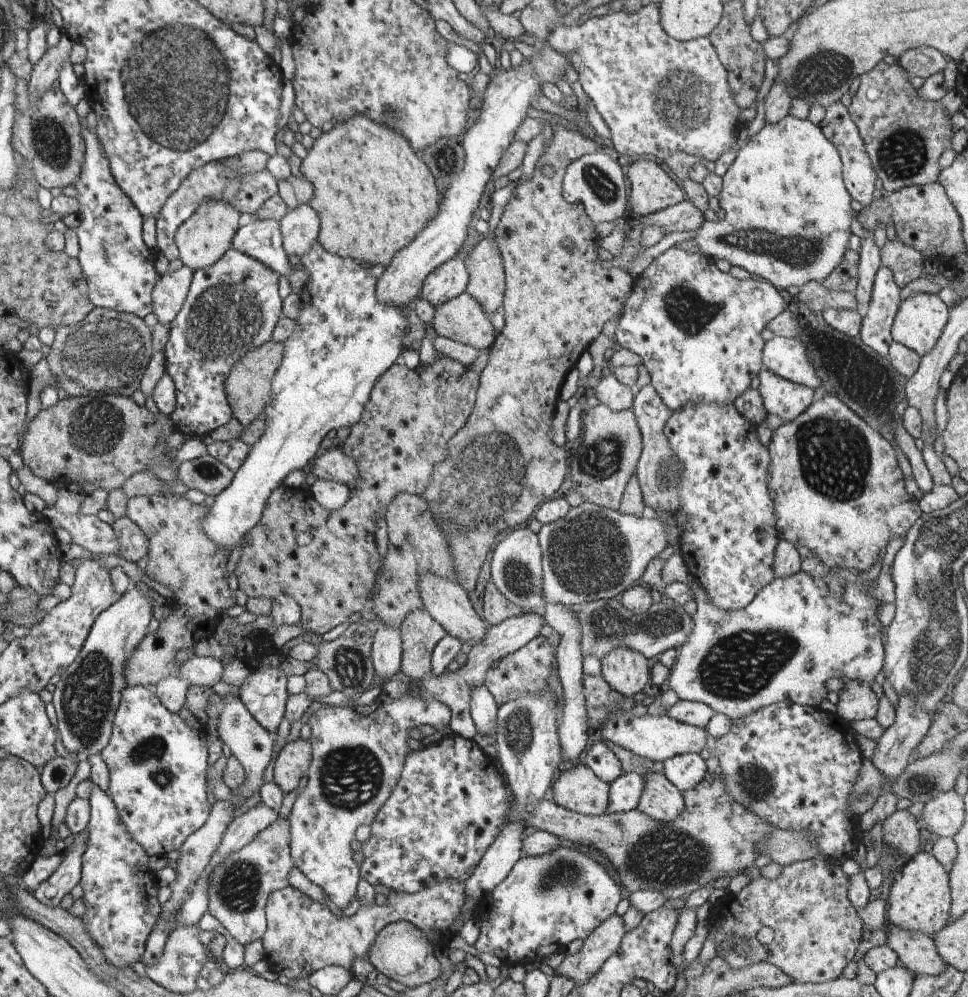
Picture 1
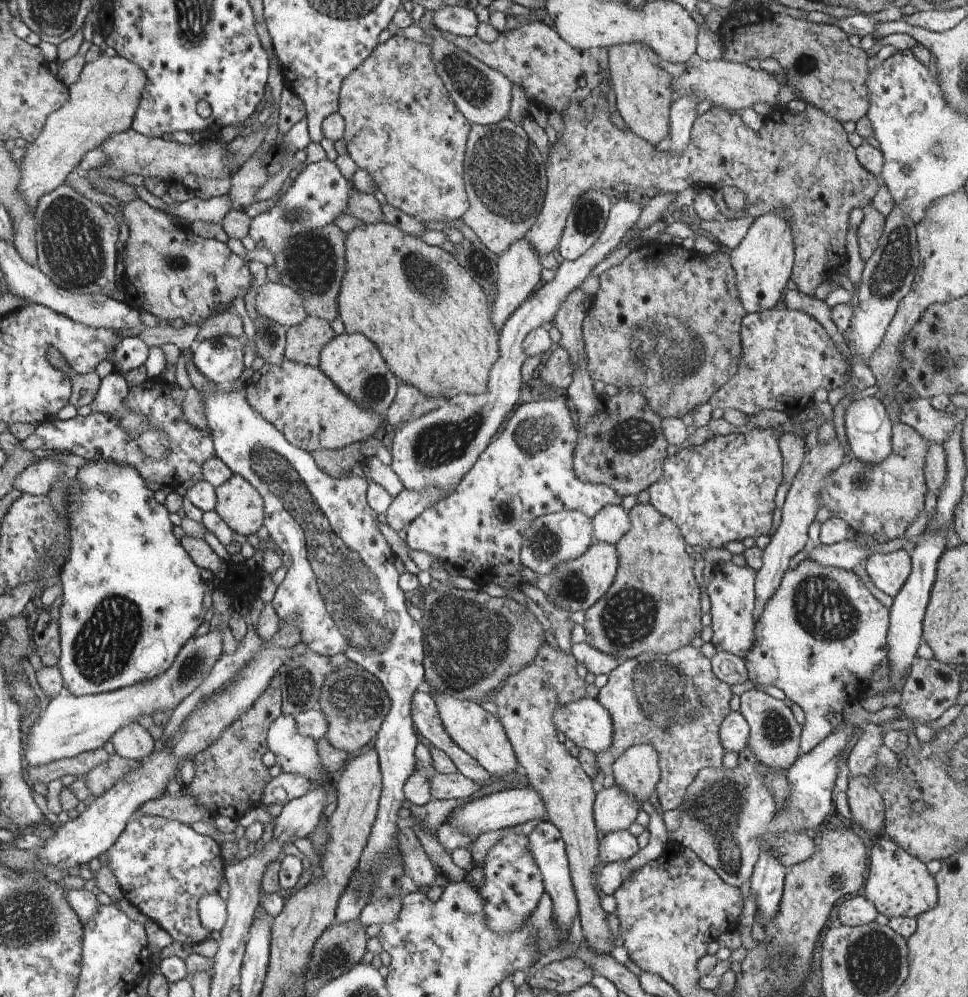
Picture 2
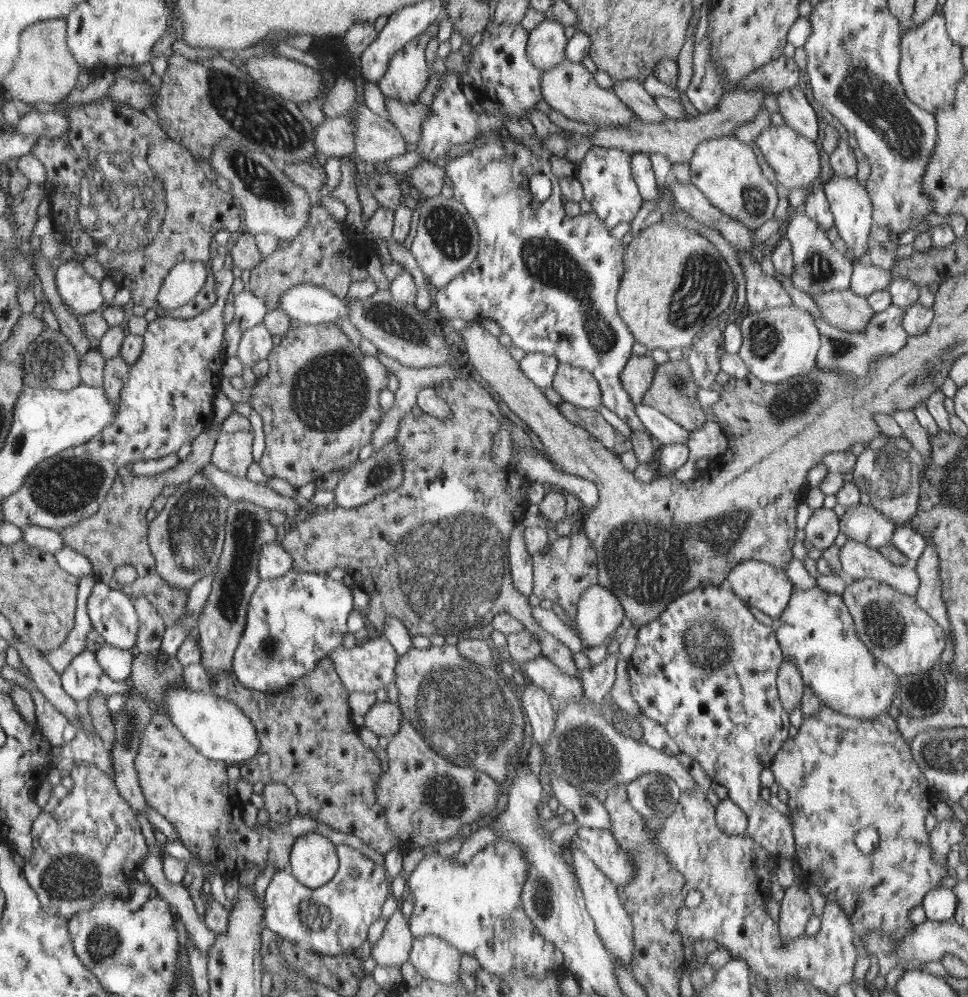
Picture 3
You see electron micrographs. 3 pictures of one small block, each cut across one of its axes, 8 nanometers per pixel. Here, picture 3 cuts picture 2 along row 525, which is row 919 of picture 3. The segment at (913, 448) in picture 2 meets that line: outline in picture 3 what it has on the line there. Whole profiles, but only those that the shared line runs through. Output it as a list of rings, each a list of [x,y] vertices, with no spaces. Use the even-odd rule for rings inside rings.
[[[821,705],[816,713],[812,713],[810,718],[805,718],[800,729],[792,738],[784,742],[781,750],[777,752],[777,757],[771,764],[771,770],[774,774],[775,782],[788,791],[790,806],[790,824],[793,825],[794,846],[796,854],[794,859],[799,864],[803,876],[807,882],[816,886],[818,892],[827,900],[835,900],[840,909],[846,914],[851,922],[851,928],[856,935],[868,935],[869,933],[879,933],[891,937],[892,941],[898,943],[902,941],[915,928],[914,922],[908,917],[910,910],[923,904],[926,894],[941,886],[942,881],[949,876],[947,866],[939,864],[932,856],[932,847],[930,847],[930,833],[926,831],[926,815],[930,812],[930,796],[928,796],[929,782],[924,776],[922,769],[916,763],[910,742],[902,737],[898,731],[897,719],[890,717],[888,711],[880,713],[876,719],[855,719],[842,713],[838,714],[834,709]]]

